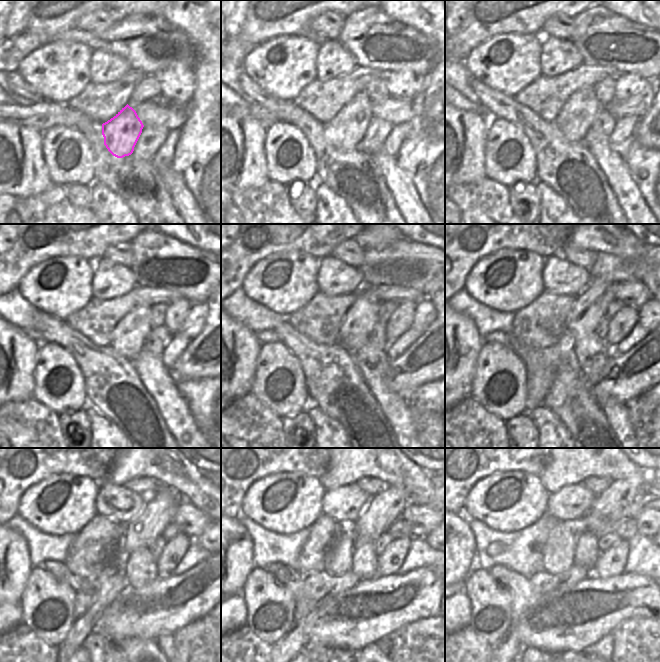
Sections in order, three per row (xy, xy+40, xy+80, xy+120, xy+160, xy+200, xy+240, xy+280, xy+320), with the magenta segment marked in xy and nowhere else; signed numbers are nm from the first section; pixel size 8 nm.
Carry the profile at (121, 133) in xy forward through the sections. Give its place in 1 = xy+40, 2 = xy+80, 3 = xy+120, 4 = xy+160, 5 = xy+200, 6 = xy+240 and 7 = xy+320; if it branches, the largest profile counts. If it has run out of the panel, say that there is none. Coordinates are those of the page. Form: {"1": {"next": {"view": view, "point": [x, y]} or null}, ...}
{"1": {"next": {"view": "xy+40", "point": [345, 131]}}, "2": {"next": {"view": "xy+80", "point": [578, 112]}}, "3": {"next": {"view": "xy+120", "point": [129, 335]}}, "4": {"next": {"view": "xy+160", "point": [361, 317]}}, "5": {"next": {"view": "xy+200", "point": [590, 306]}}, "6": {"next": {"view": "xy+240", "point": [141, 531]}}, "7": {"next": {"view": "xy+320", "point": [597, 519]}}}

